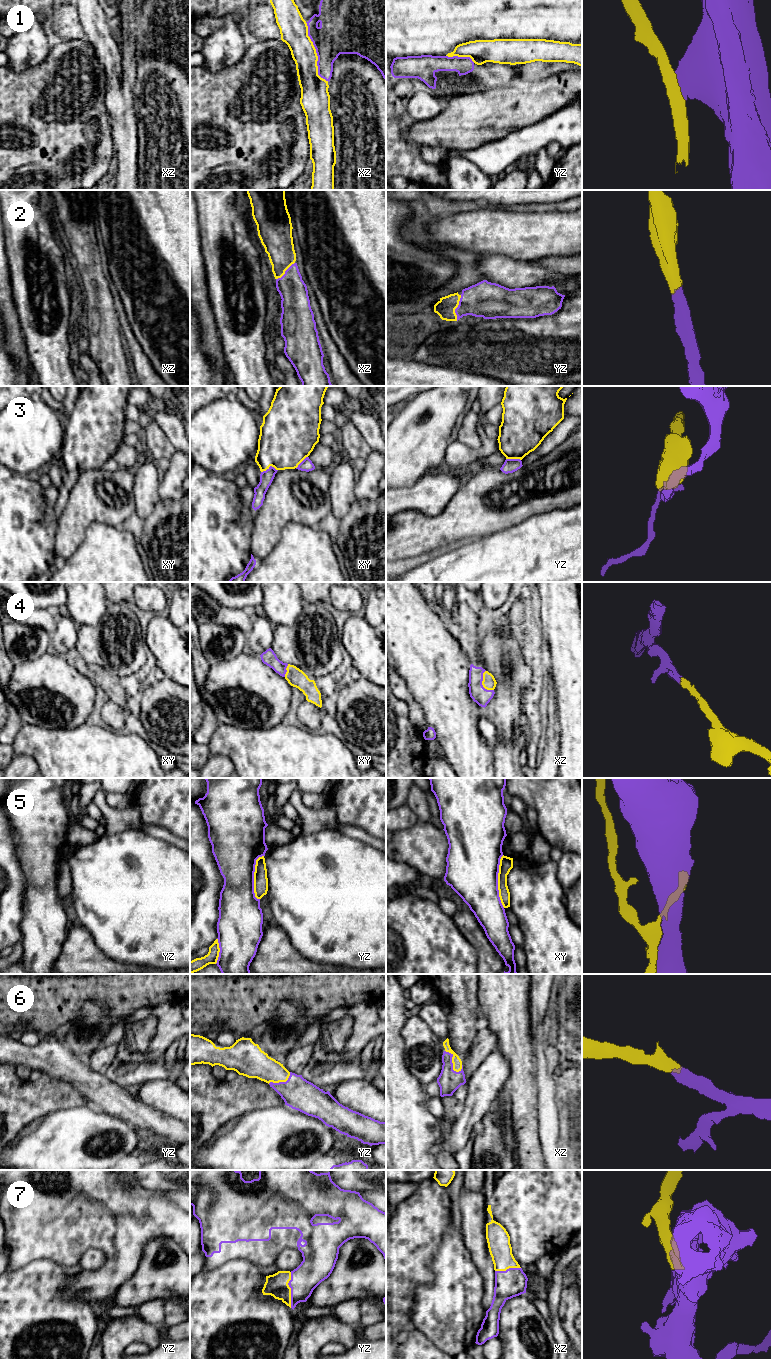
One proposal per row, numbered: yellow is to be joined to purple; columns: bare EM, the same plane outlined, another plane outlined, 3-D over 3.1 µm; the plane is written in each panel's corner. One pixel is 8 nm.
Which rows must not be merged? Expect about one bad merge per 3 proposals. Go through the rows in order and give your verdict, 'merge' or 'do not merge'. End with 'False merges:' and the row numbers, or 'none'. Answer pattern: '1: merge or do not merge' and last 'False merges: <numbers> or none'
1: do not merge
2: merge
3: do not merge
4: merge
5: do not merge
6: merge
7: merge
False merges: 1, 3, 5

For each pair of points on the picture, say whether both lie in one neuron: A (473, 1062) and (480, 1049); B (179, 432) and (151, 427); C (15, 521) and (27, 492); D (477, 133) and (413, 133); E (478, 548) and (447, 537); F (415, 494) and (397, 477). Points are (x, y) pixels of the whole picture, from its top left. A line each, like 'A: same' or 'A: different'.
A: same
B: different
C: same
D: same
E: different
F: different

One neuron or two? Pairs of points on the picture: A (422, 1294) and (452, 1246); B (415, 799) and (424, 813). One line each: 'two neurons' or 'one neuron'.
A: one neuron
B: one neuron

